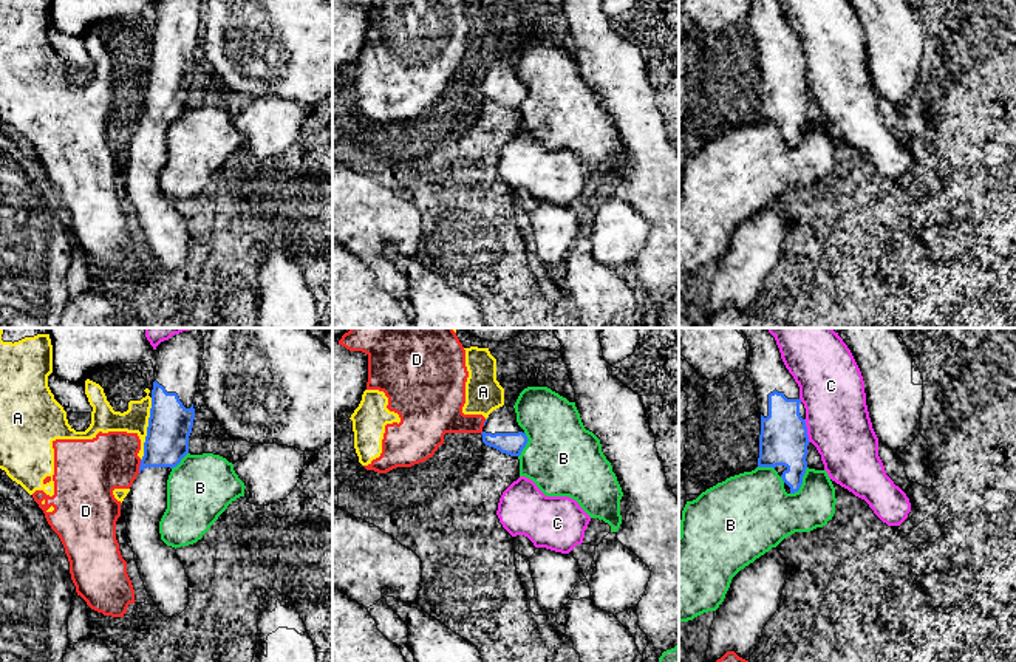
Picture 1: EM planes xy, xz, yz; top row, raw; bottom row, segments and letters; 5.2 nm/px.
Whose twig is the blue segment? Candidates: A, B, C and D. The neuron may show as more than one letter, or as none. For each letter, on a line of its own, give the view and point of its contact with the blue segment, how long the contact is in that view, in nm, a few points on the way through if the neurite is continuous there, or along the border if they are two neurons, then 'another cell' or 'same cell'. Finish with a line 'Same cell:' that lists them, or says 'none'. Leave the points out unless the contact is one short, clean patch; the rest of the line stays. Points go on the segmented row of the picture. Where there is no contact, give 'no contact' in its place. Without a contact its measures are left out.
A: contact xy (147, 429); length 340 nm; border xy (152, 398), (141, 460); another cell
B: contact yz (801, 483); length 170 nm; border yz (808, 467), (801, 486), (790, 494); another cell
C: contact yz (806, 430); length 120 nm; border yz (803, 419), (809, 441); another cell
D: contact xy (139, 466); length 70 nm; border xy (141, 460), (138, 472); another cell
Same cell: none

